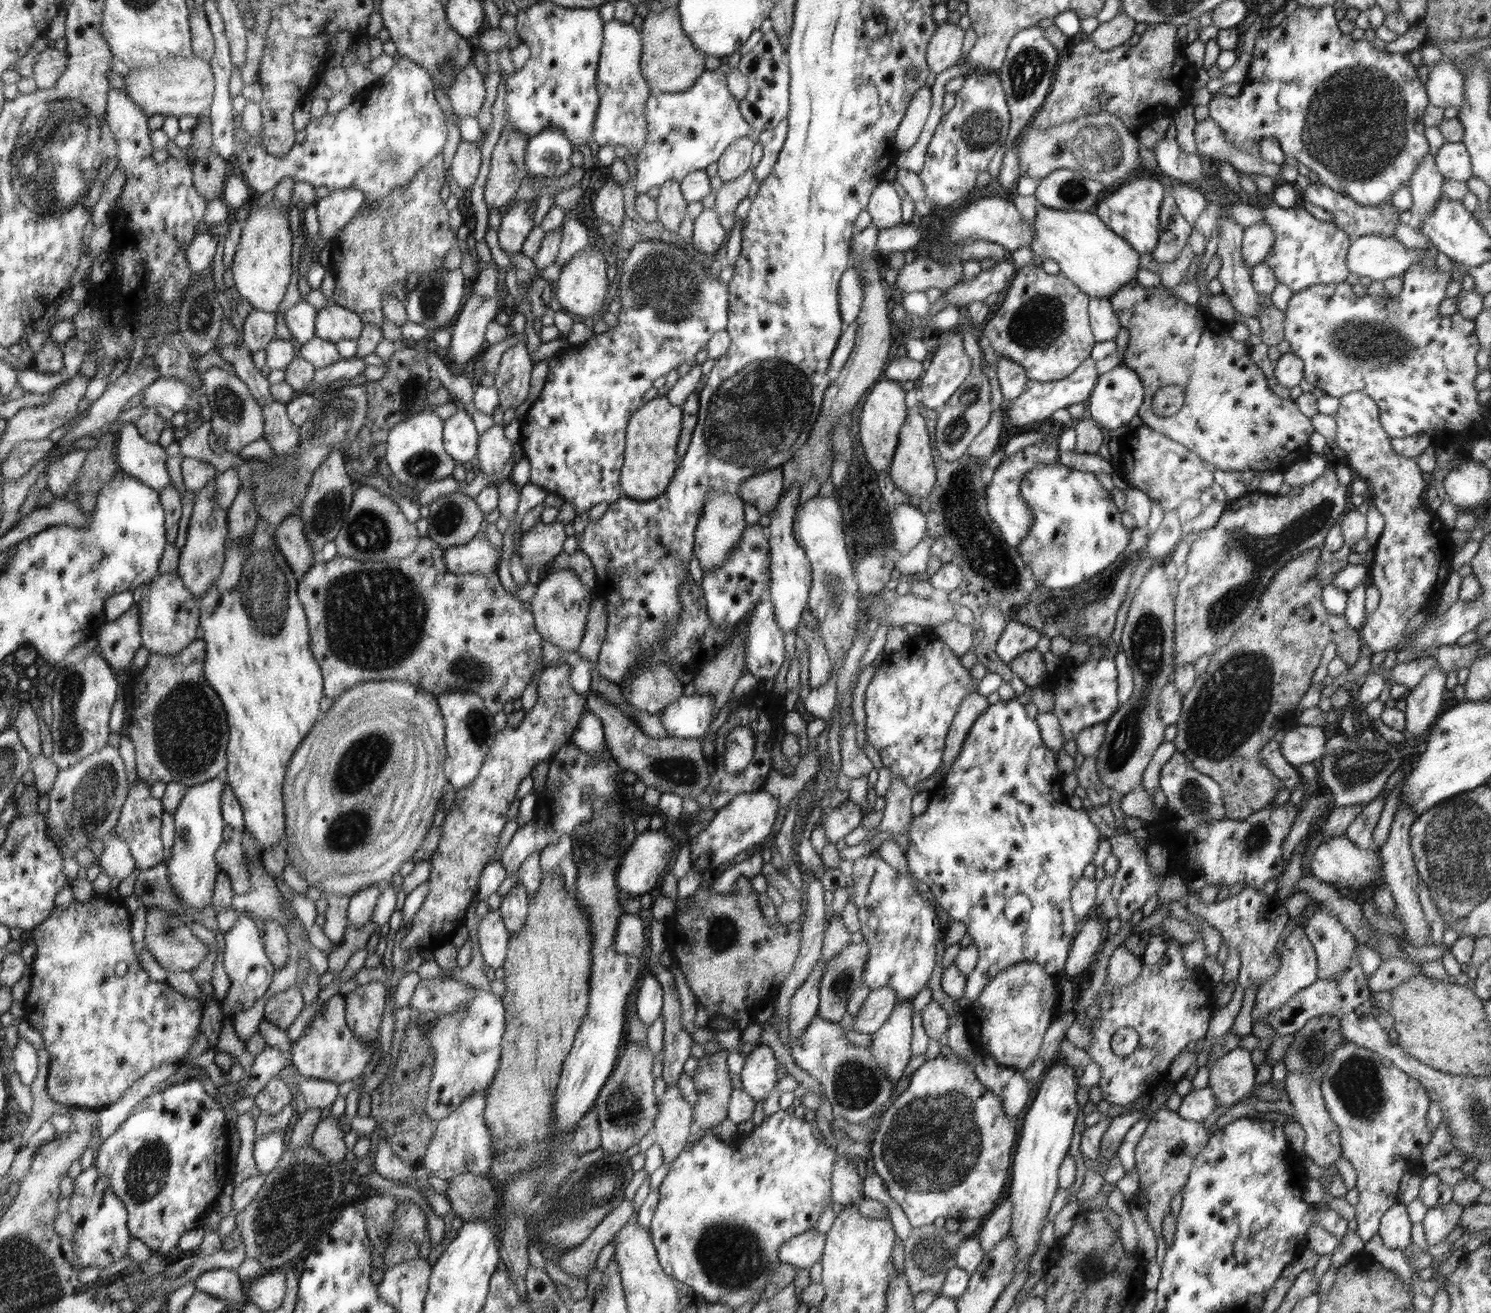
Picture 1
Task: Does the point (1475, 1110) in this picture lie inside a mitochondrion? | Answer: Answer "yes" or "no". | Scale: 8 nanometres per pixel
yes

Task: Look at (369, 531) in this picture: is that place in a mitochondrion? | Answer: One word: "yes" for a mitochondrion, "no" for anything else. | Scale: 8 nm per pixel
yes

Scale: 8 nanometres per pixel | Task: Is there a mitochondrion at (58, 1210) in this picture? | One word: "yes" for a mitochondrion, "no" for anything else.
no

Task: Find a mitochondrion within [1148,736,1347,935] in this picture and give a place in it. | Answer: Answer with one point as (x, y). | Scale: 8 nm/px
(1193, 797)

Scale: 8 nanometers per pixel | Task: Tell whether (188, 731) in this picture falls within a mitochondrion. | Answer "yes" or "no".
yes

